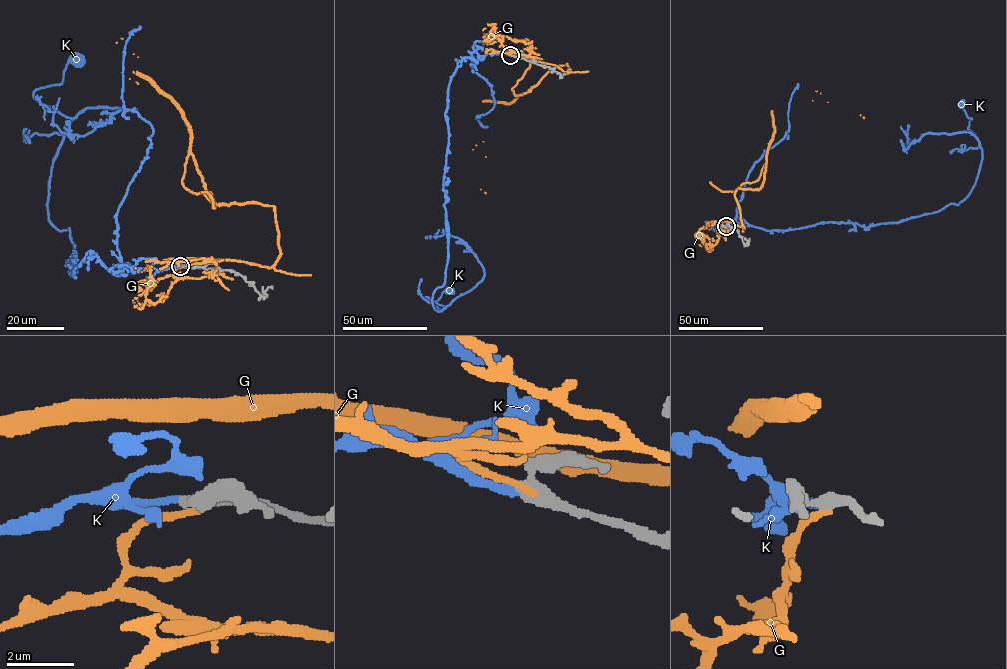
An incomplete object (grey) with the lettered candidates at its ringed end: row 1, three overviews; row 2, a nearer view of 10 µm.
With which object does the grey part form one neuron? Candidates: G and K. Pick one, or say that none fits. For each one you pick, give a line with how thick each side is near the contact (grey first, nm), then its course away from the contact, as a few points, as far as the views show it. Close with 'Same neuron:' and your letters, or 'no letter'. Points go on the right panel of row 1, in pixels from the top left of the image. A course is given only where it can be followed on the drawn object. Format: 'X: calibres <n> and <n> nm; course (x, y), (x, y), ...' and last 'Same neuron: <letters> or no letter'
K: calibres 360 and 240 nm; course (726, 226), (730, 231), (738, 217), (769, 230), (828, 222), (868, 227), (958, 205), (982, 158), (962, 102)
Same neuron: K

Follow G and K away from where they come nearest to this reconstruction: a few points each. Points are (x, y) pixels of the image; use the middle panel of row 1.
G: (511, 55), (554, 64), (566, 72), (570, 69), (567, 64), (552, 68), (509, 103), (483, 101), (486, 193)
K: (511, 55), (473, 52), (450, 79), (448, 258), (432, 299), (437, 311), (445, 307), (424, 298), (448, 291)

